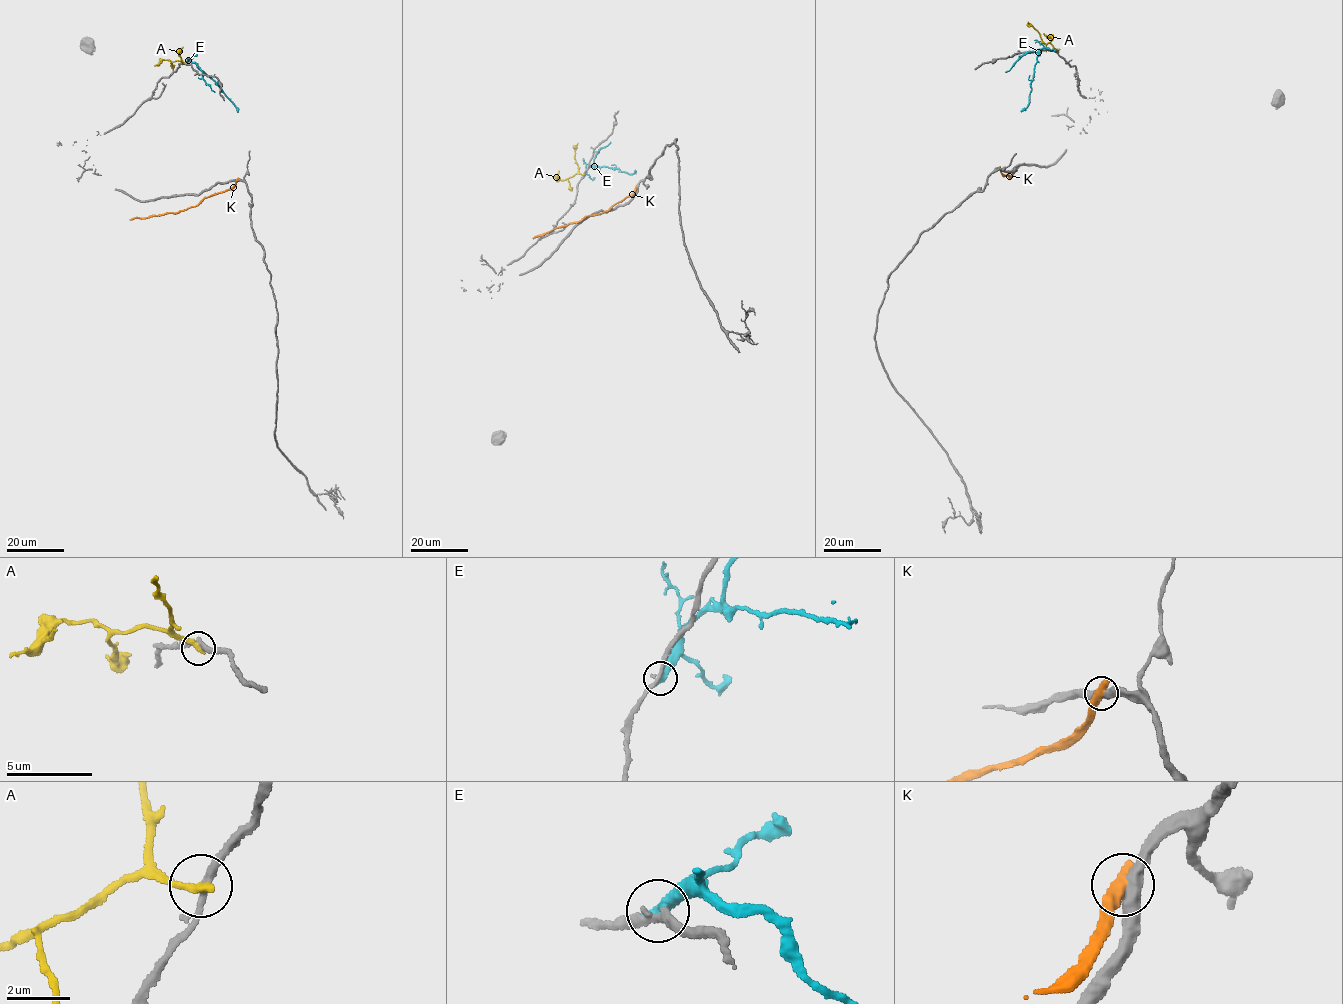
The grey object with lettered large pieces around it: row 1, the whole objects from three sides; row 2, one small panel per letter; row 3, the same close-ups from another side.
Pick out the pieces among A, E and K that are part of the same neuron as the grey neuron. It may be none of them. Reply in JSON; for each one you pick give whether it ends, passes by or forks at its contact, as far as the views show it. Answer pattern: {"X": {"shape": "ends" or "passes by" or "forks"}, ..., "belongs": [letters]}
{"belongs": []}

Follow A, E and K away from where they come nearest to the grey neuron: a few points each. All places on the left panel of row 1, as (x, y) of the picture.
A: (185, 64), (179, 53), (183, 47)
E: (185, 63), (194, 62), (204, 71), (238, 111)
K: (237, 180), (230, 188), (206, 197), (195, 206), (130, 219)

